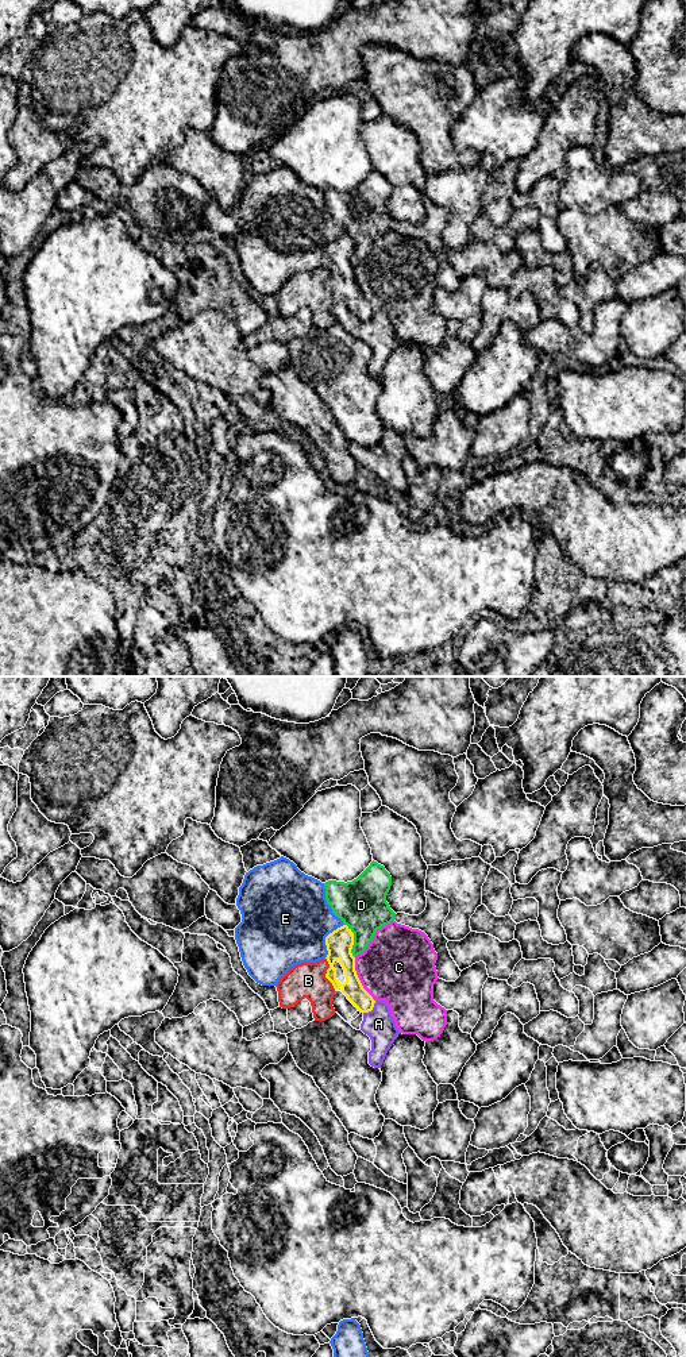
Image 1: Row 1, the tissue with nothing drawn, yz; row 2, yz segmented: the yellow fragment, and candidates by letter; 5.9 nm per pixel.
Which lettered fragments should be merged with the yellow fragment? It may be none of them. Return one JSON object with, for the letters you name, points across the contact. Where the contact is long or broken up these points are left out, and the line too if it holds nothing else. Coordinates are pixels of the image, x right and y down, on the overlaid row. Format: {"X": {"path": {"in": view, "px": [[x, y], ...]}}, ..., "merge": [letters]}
{"merge": []}

